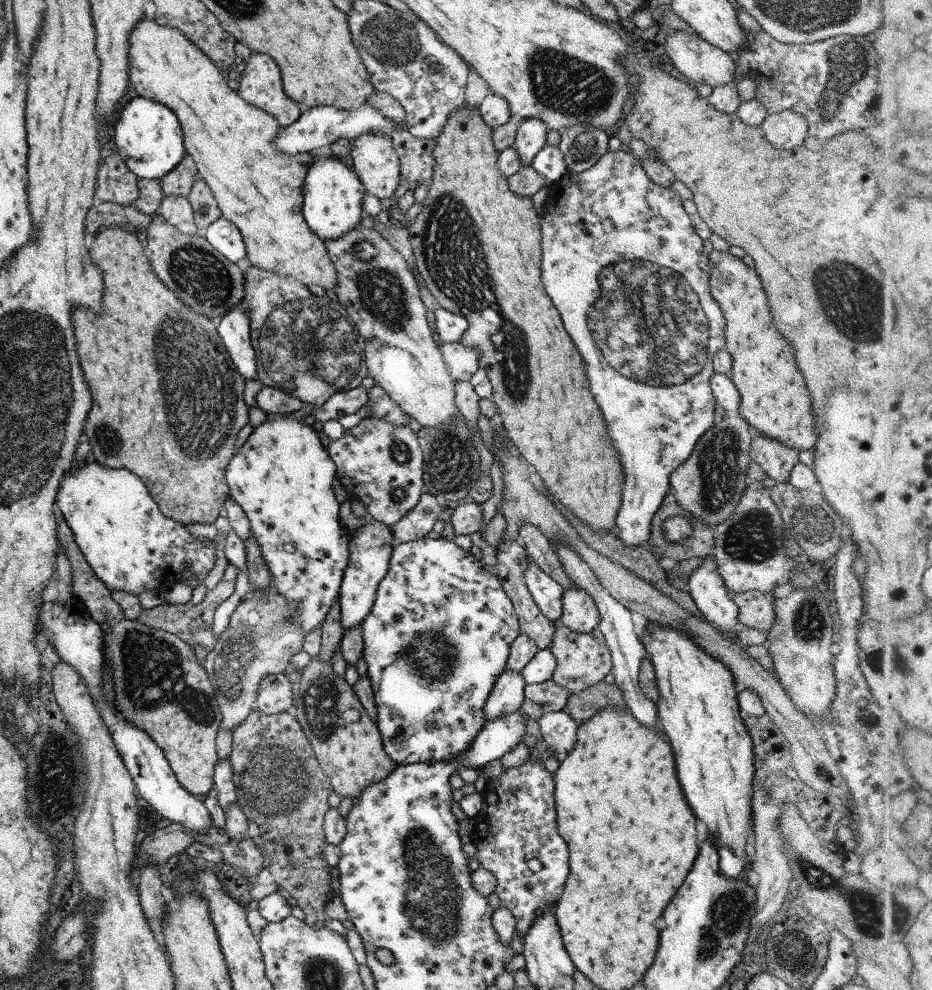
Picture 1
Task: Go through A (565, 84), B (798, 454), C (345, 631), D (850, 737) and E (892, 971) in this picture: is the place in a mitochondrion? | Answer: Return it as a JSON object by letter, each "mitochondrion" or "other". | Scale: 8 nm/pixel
{"A":"mitochondrion","B":"other","C":"other","D":"other","E":"other"}

